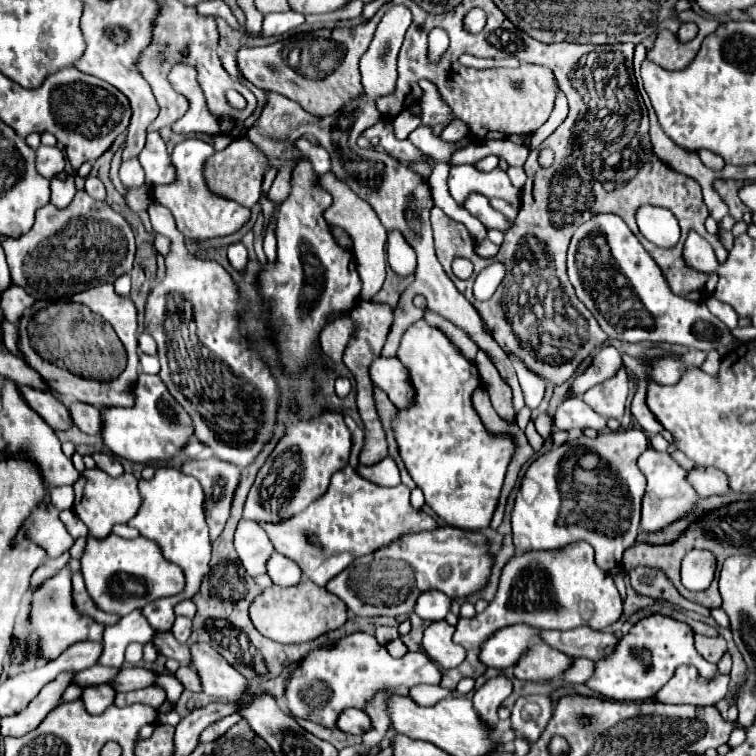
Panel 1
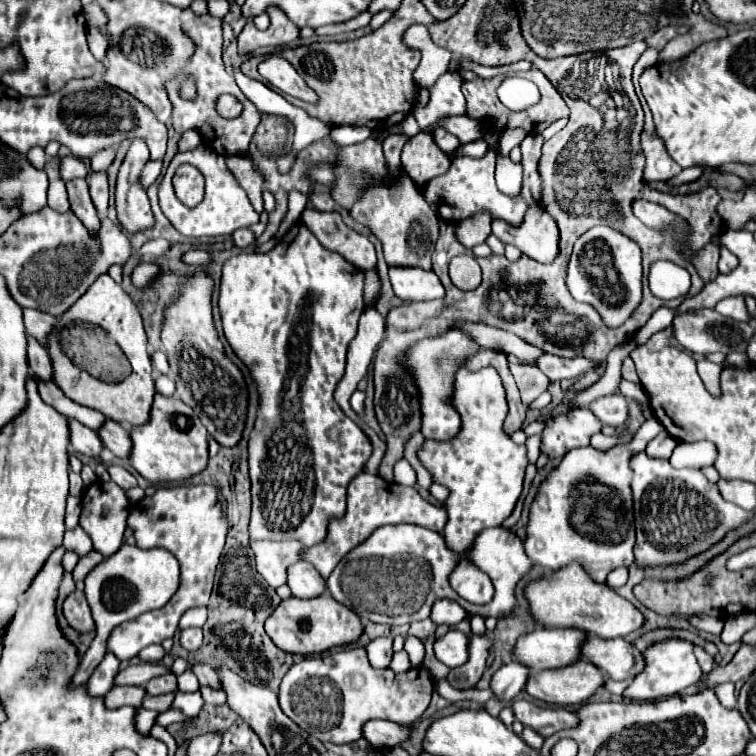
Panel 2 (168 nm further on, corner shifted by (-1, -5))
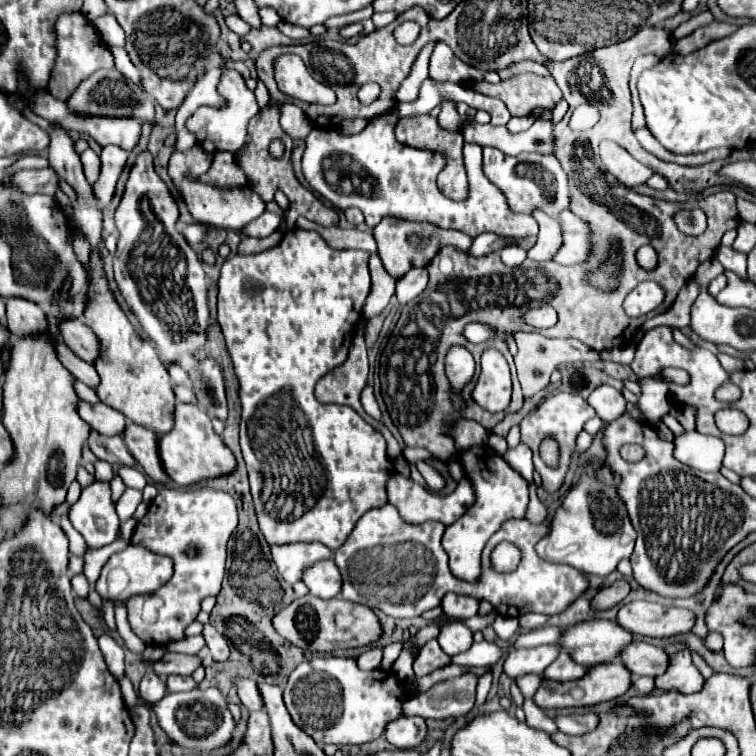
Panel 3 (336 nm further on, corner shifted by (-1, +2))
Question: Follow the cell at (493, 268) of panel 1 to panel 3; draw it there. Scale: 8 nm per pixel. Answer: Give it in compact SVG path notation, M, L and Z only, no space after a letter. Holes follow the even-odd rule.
M534 212L534 218L540 224L540 234L538 234L538 242L534 244L534 248L528 250L528 258L536 262L552 260L554 254L562 246L562 226L558 224L556 218L546 216L544 212Z

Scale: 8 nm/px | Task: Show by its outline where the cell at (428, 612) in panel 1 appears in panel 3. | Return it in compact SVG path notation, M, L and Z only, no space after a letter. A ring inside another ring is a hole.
M450 594L444 596L442 600L442 608L446 616L452 618L472 618L478 614L478 600L474 596L458 596L458 594Z

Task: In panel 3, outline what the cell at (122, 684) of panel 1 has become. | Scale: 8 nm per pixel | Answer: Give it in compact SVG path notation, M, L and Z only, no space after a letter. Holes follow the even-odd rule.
M168 676L166 686L168 692L184 692L184 690L194 690L198 682L192 676Z

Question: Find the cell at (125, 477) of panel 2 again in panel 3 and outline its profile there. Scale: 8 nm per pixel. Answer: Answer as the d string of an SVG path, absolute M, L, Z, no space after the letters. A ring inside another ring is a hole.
M122 466L118 470L118 476L122 478L122 482L128 486L128 488L136 488L136 490L142 490L146 486L146 476L136 470L136 468L130 468L130 466Z

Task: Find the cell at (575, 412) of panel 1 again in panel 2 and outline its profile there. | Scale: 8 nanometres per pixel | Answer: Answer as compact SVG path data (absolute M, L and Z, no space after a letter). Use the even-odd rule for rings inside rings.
M572 409L564 415L554 415L542 433L542 451L552 457L562 457L574 447L590 445L590 437L602 431L602 423L584 409Z

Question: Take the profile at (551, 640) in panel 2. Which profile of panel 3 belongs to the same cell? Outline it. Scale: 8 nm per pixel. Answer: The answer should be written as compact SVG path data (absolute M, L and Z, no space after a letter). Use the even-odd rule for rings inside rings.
M588 620L568 626L562 632L558 644L570 652L578 664L598 666L618 660L626 646L634 642L634 636L612 620Z

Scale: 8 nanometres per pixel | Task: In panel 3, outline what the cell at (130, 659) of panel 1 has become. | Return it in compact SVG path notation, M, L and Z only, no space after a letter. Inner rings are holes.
M162 488L158 496L152 500L146 516L140 520L140 524L134 530L132 544L138 544L154 554L170 556L174 562L174 572L172 578L166 580L160 588L156 588L150 594L136 594L128 600L128 622L134 630L136 636L140 636L146 644L152 646L166 646L166 642L178 642L184 640L186 634L184 630L188 624L192 624L200 612L200 602L206 596L218 594L224 578L224 564L226 564L226 544L238 524L238 512L234 498L226 492L220 490L210 490L210 488Z

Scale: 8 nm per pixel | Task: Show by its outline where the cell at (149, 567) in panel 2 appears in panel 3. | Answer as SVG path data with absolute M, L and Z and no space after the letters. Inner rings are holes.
M130 544L126 550L116 552L114 556L110 556L110 560L104 564L102 574L100 574L98 582L96 582L96 592L100 592L102 598L110 598L112 602L128 600L134 594L154 592L154 588L162 586L166 582L166 578L170 578L170 572L172 572L172 560L168 556L158 556L158 554L152 554L146 548L138 548L138 546ZM112 570L122 572L122 580L118 584L108 584L108 578L110 578Z

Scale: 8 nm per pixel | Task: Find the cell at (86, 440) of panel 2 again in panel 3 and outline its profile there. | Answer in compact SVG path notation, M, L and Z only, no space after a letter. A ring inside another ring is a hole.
M92 430L88 446L96 454L96 458L100 458L100 460L106 460L116 466L136 466L134 456L130 454L130 450L126 448L126 444L120 436L108 438L108 436L102 436Z

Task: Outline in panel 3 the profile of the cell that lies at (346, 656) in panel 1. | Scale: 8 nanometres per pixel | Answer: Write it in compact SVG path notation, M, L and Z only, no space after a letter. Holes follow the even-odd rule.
M320 656L302 662L288 678L288 684L284 688L284 704L298 728L302 728L310 738L316 740L316 744L366 744L382 736L388 722L396 720L402 712L402 702L406 700L404 684L386 684L394 682L394 674L386 670L372 670L362 672L356 666L356 658L336 658L336 656Z

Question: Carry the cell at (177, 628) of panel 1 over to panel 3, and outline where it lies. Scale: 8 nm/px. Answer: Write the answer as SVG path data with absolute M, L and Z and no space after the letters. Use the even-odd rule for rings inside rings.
M206 624L204 626L204 638L206 638L208 648L212 650L214 662L226 662L228 660L228 654L230 654L230 646L228 646L226 638L220 636L212 624Z

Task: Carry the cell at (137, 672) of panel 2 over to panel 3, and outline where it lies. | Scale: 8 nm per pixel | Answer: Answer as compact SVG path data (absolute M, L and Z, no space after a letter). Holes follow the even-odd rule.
M166 652L160 662L154 664L154 672L162 678L170 674L180 674L180 676L190 676L196 668L202 666L202 658L198 656L188 656L188 654L176 654L176 652Z

